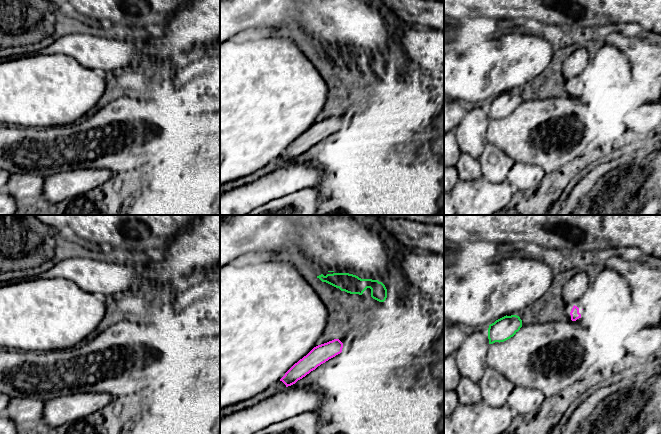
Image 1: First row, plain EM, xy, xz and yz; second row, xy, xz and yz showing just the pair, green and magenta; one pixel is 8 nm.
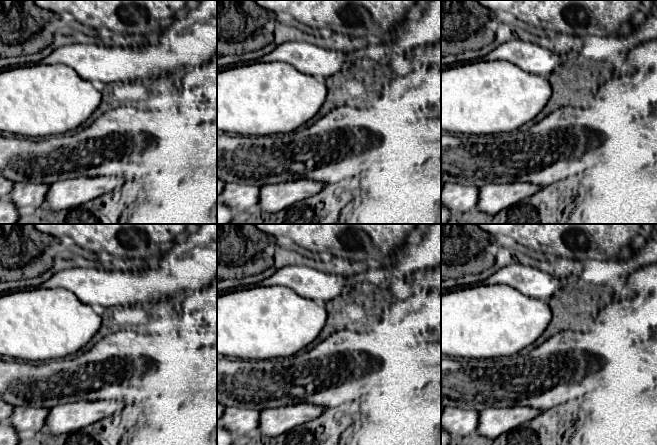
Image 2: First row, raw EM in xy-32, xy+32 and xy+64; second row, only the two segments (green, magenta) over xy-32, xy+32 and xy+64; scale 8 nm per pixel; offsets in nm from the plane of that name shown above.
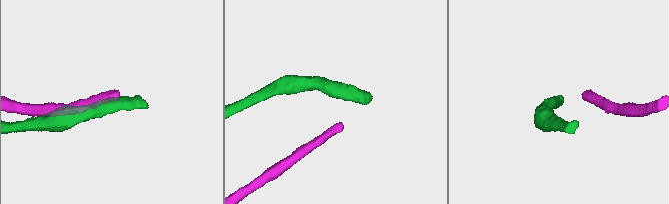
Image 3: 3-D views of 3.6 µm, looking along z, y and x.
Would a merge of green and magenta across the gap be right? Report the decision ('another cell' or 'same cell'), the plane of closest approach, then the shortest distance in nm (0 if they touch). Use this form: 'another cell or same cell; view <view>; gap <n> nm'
another cell; view xz; gap 380 nm

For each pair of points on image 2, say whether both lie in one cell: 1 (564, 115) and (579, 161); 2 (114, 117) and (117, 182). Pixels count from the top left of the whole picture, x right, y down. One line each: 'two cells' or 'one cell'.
1: one cell
2: two cells

